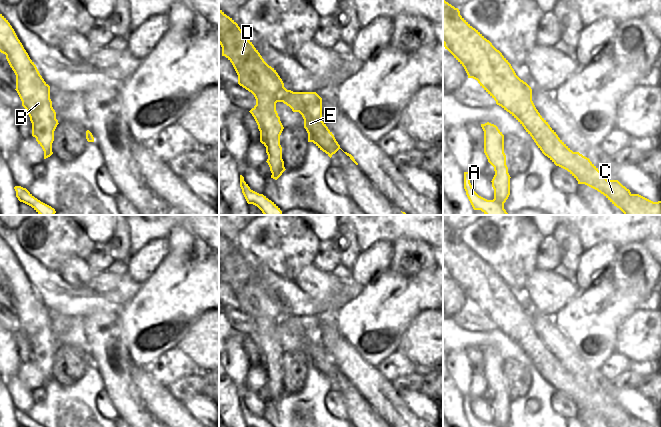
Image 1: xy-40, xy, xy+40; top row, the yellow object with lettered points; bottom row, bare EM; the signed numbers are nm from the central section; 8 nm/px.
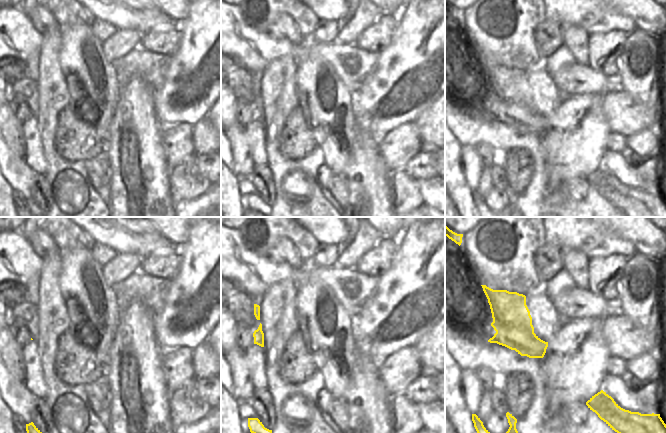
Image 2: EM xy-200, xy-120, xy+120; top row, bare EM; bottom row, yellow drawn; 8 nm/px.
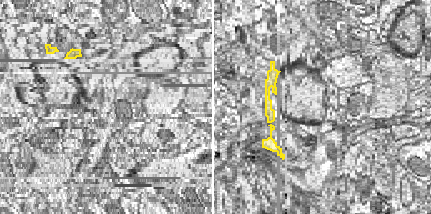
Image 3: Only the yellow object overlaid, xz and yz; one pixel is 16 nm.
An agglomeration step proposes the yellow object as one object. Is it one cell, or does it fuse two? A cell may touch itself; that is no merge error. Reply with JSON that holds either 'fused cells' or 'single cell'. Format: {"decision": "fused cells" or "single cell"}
{"decision": "fused cells"}

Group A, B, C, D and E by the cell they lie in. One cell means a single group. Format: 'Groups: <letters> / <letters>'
Groups: A / B C D E

